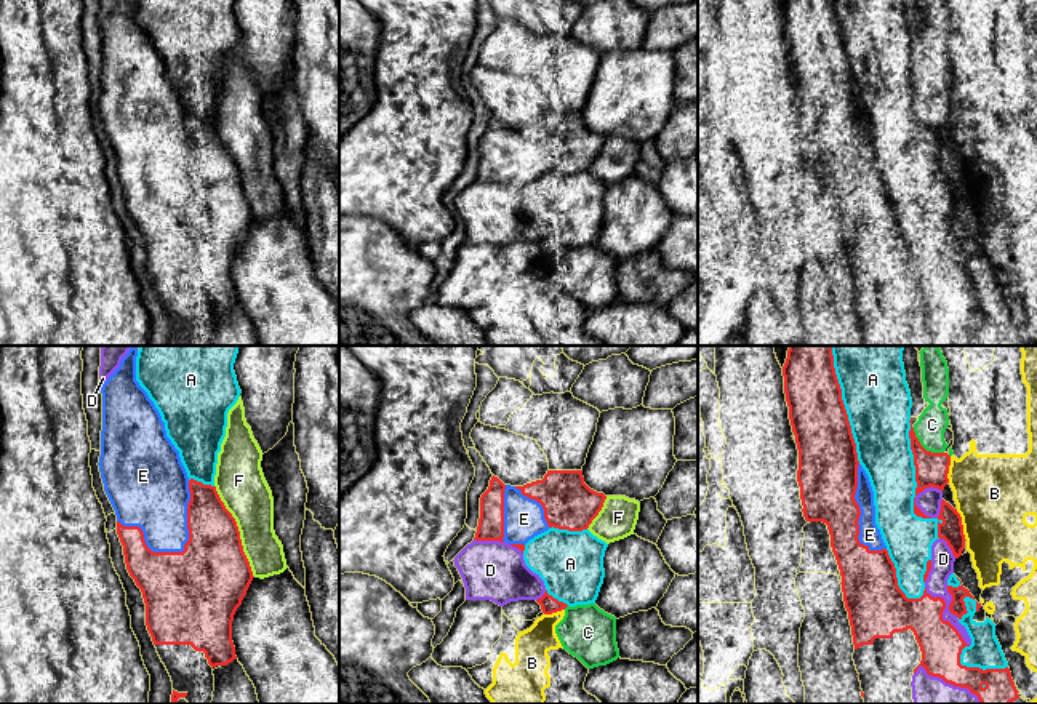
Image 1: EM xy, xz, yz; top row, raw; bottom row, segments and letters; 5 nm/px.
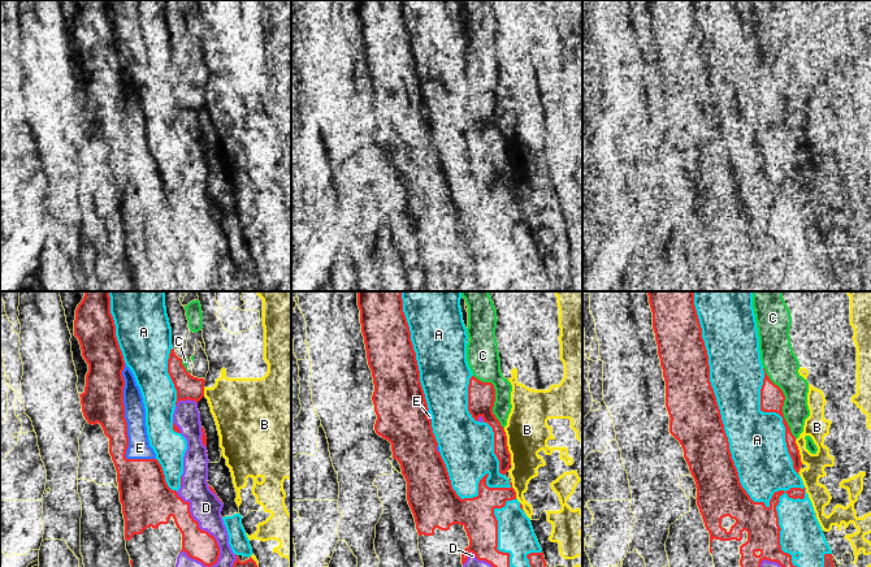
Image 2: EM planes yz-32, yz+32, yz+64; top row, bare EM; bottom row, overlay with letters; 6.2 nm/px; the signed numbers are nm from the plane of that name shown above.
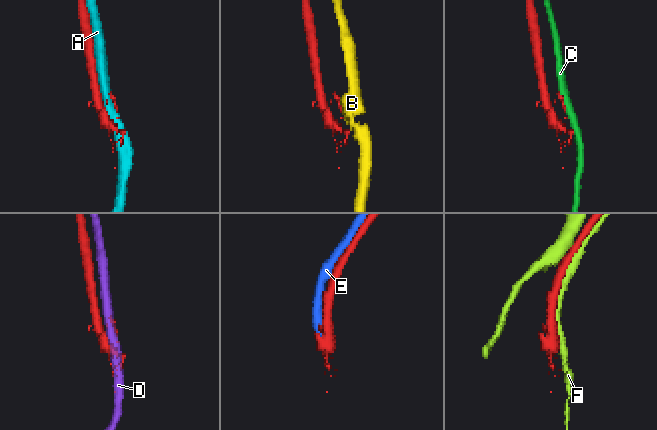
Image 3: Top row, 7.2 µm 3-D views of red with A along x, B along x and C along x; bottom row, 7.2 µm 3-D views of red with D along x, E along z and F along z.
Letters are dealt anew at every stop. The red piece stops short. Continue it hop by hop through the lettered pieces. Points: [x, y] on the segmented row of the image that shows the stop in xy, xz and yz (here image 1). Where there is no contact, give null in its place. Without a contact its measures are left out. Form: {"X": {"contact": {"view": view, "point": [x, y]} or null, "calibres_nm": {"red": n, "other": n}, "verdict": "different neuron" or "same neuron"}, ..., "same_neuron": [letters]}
{"A": {"contact": {"view": "yz", "point": [844, 405]}, "calibres_nm": {"red": 280, "other": 340}, "verdict": "different neuron"}, "B": {"contact": {"view": "yz", "point": [962, 525]}, "calibres_nm": {"red": 120, "other": 400}, "verdict": "different neuron"}, "C": {"contact": {"view": "yz", "point": [922, 447]}, "calibres_nm": {"red": 170, "other": 150}, "verdict": "different neuron"}, "D": {"contact": {"view": "yz", "point": [941, 613]}, "calibres_nm": {"red": 220, "other": 110}, "verdict": "different neuron"}, "E": {"contact": {"view": "xy", "point": [180, 552]}, "calibres_nm": {"red": 460, "other": 280}, "verdict": "different neuron"}, "F": {"contact": {"view": "xy", "point": [239, 532]}, "calibres_nm": {"red": 380, "other": 240}, "verdict": "different neuron"}, "same_neuron": []}

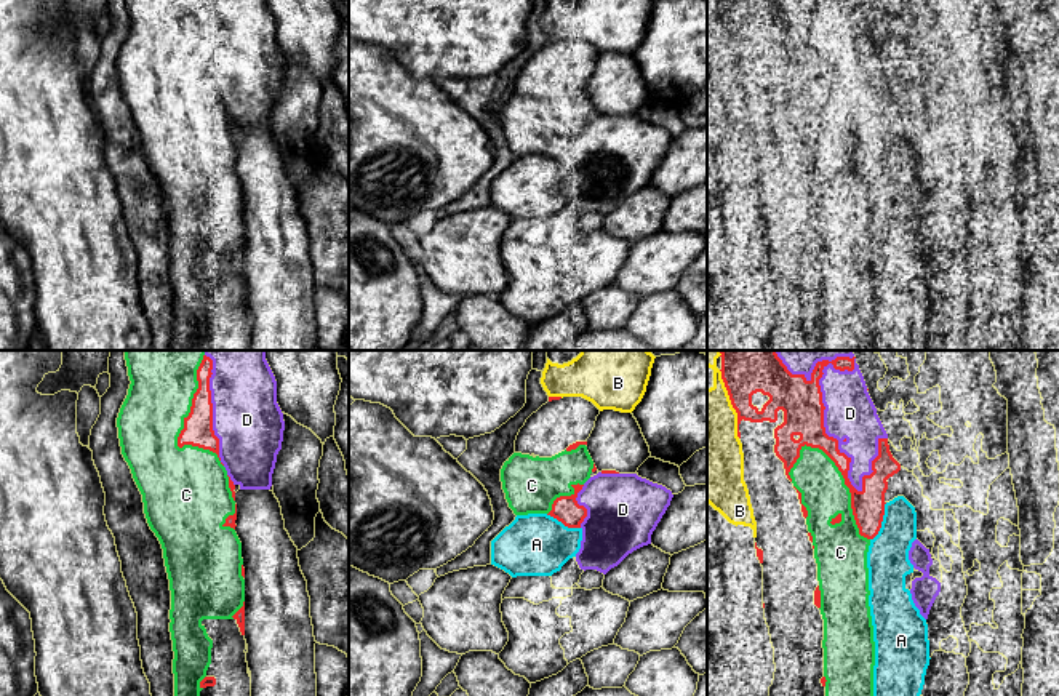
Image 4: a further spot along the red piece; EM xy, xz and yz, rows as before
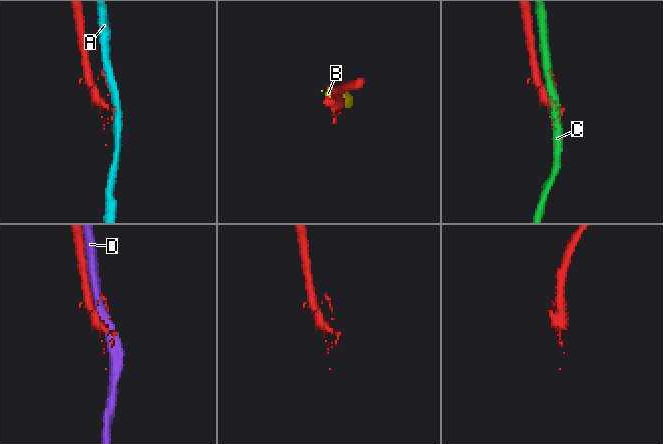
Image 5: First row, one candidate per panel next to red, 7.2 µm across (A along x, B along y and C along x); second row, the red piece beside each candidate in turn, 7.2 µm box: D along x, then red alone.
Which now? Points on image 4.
{"A": {"contact": {"view": "yz", "point": [882, 520]}, "calibres_nm": {"red": 160, "other": 220}, "verdict": "different neuron"}, "B": {"contact": {"view": "yz", "point": [731, 404]}, "calibres_nm": {"red": 280, "other": 320}, "verdict": "different neuron"}, "C": {"contact": {"view": "yz", "point": [847, 485]}, "calibres_nm": {"red": 160, "other": 240}, "verdict": "different neuron"}, "D": {"contact": {"view": "yz", "point": [821, 396]}, "calibres_nm": {"red": 200, "other": 260}, "verdict": "different neuron"}, "same_neuron": []}

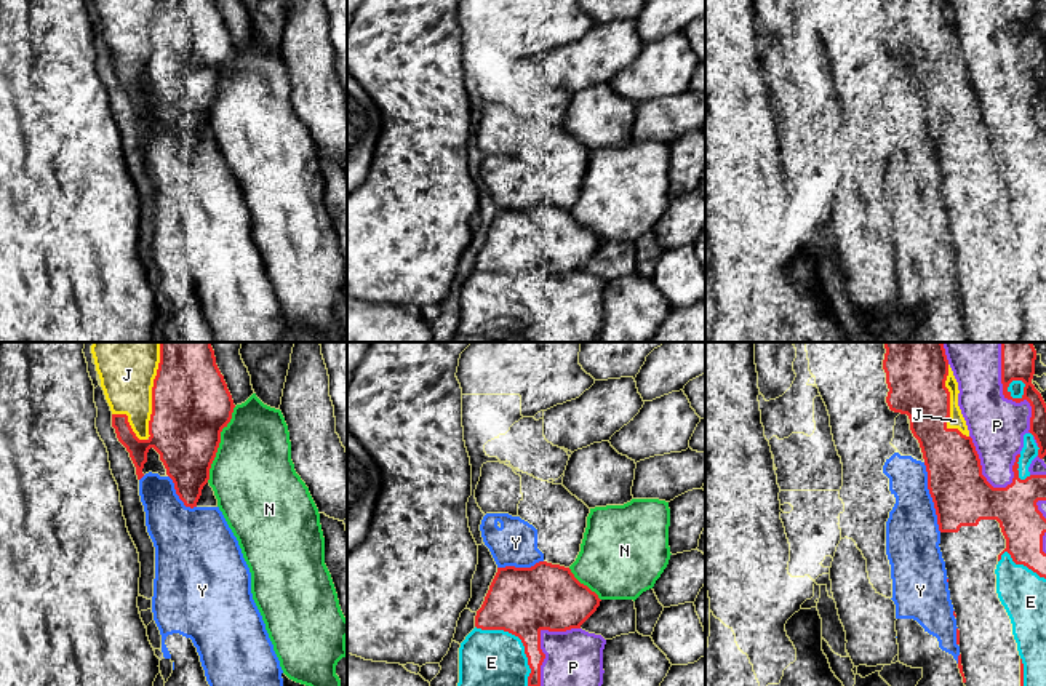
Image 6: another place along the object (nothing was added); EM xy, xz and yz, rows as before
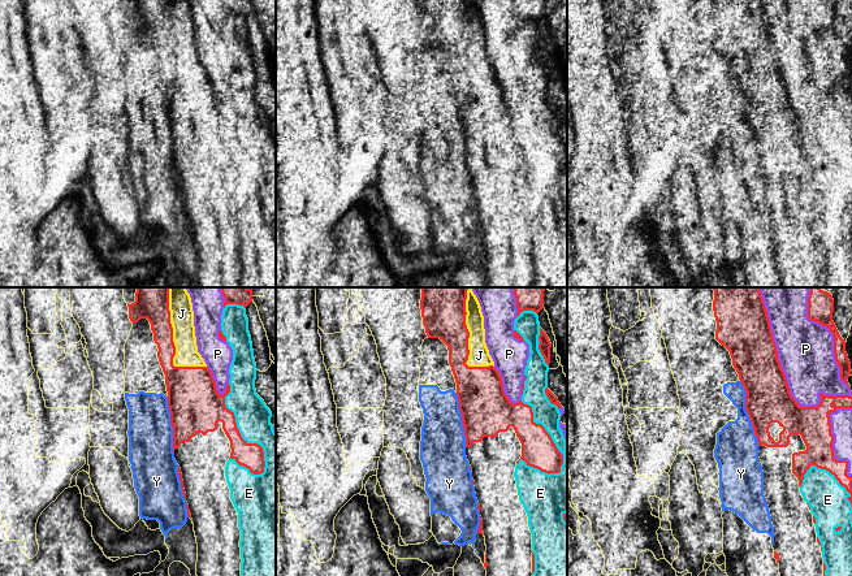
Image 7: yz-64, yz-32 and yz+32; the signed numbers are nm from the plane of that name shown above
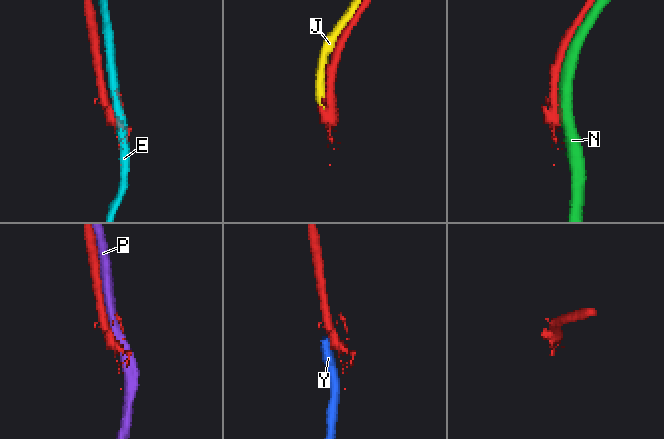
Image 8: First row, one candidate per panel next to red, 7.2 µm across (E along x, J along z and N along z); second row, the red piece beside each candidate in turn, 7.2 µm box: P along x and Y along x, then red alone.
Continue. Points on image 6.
{"E": {"contact": {"view": "xz", "point": [520, 638]}, "calibres_nm": {"red": 340, "other": 280}, "verdict": "different neuron"}, "J": {"contact": {"view": "xy", "point": [152, 394]}, "calibres_nm": {"red": 400, "other": 340}, "verdict": "different neuron"}, "N": {"contact": {"view": "xy", "point": [218, 445]}, "calibres_nm": {"red": 400, "other": 420}, "verdict": "different neuron"}, "P": {"contact": {"view": "yz", "point": [1005, 395]}, "calibres_nm": {"red": 180, "other": 280}, "verdict": "different neuron"}, "Y": {"contact": {"view": "yz", "point": [931, 496]}, "calibres_nm": {"red": 300, "other": 280}, "verdict": "different neuron"}, "same_neuron": []}

